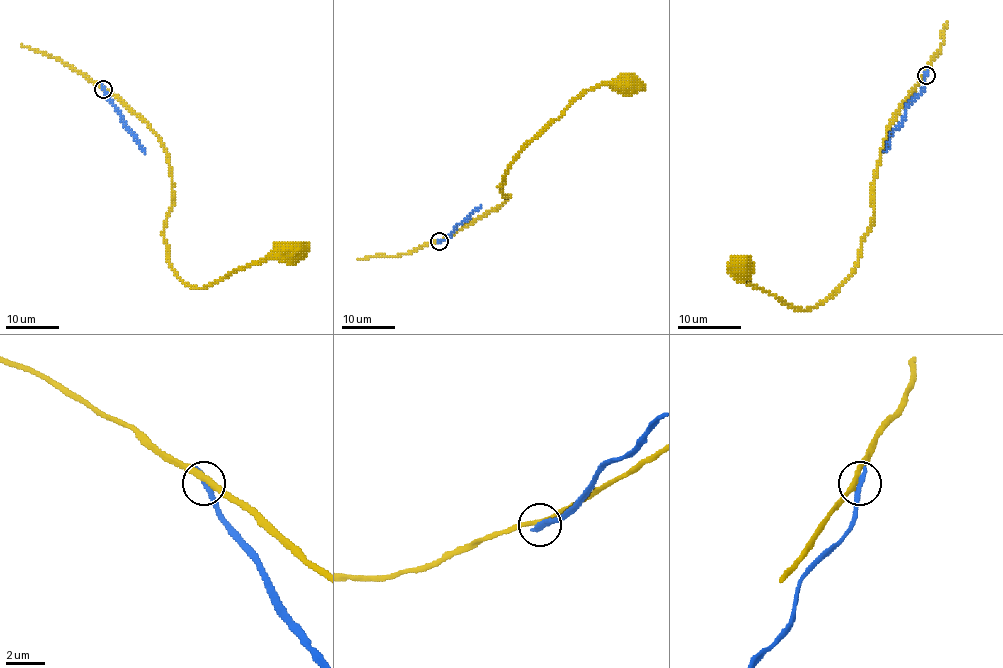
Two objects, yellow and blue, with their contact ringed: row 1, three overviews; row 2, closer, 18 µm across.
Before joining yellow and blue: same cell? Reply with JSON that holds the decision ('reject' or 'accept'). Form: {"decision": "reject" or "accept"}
{"decision": "reject"}

